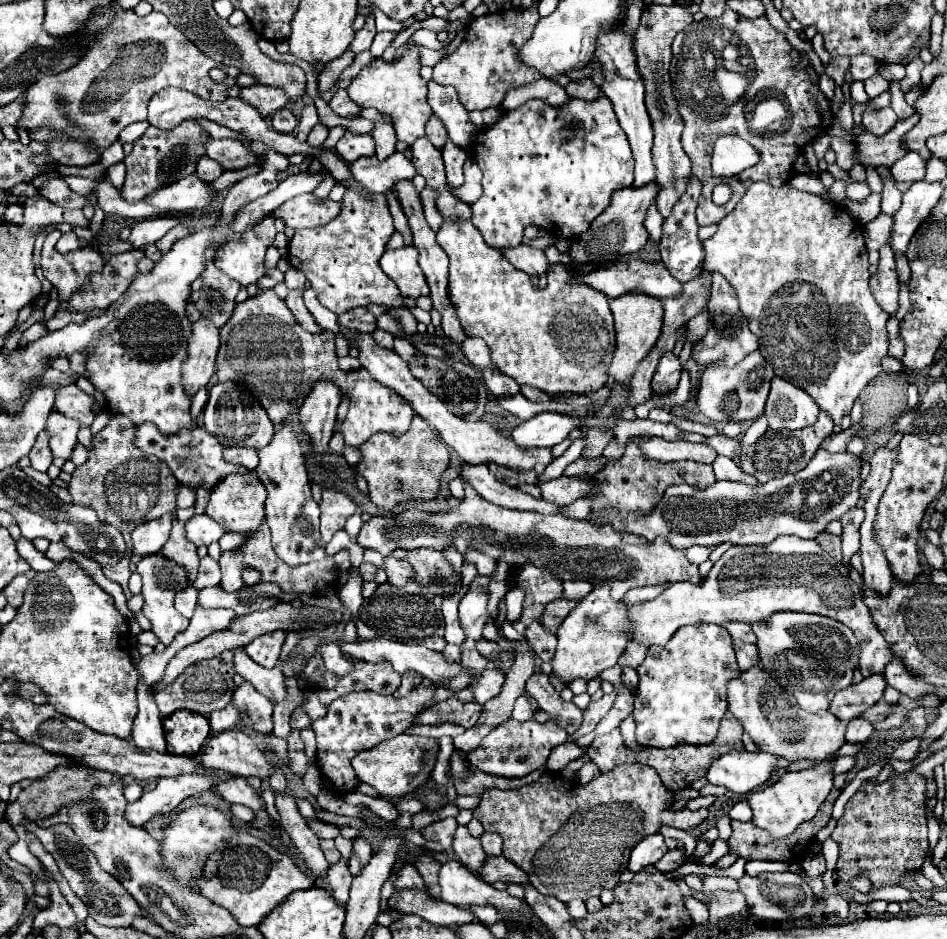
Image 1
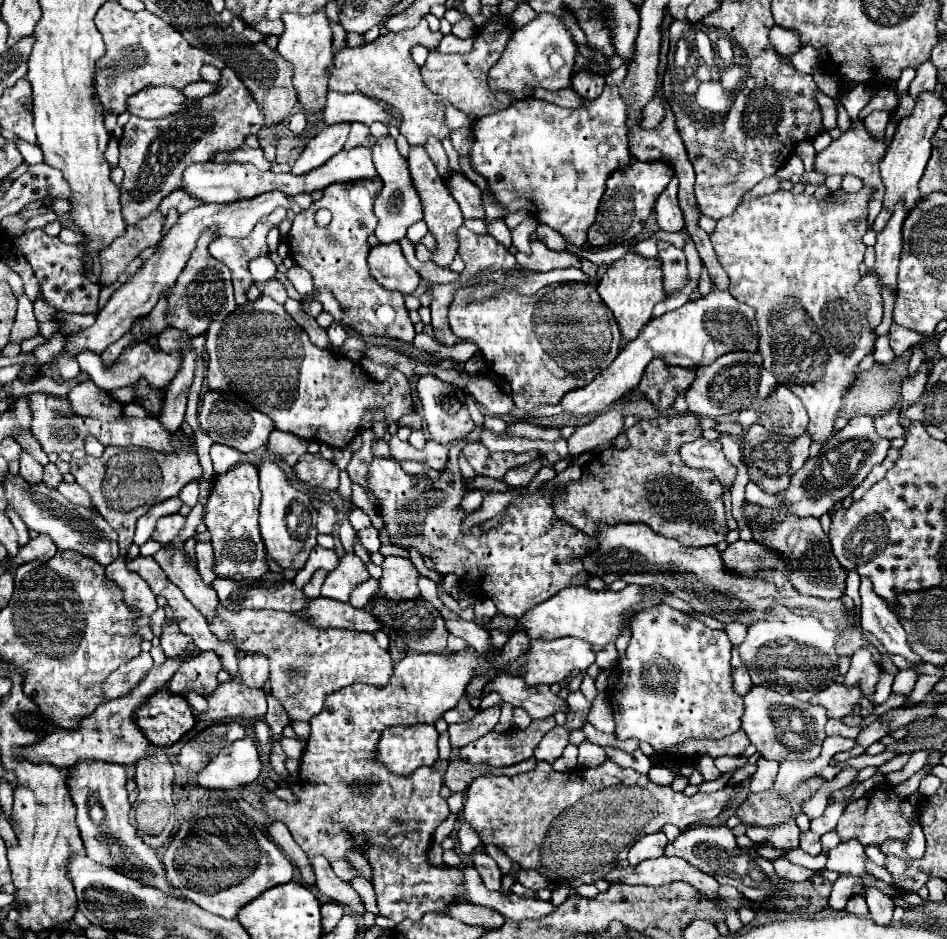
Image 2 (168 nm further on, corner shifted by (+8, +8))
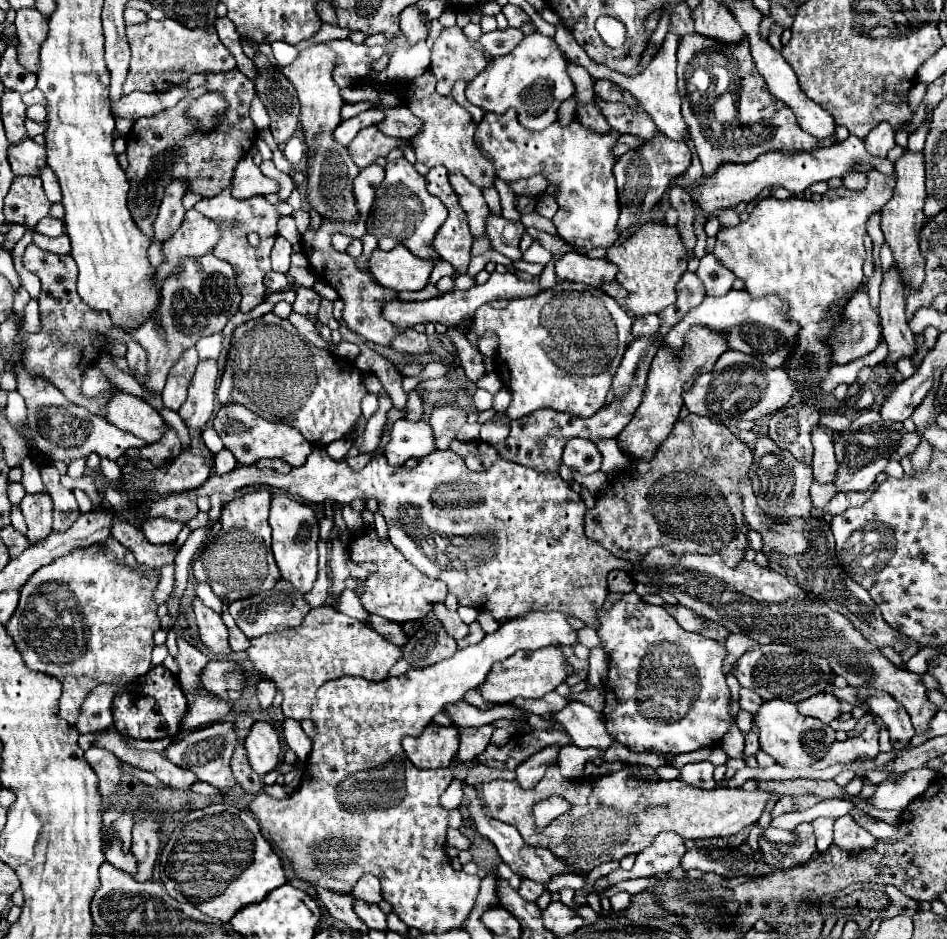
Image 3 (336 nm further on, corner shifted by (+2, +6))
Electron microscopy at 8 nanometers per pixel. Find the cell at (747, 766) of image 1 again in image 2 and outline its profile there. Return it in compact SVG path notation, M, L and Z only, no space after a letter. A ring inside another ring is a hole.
M722 756L718 760L714 760L714 766L720 770L720 772L728 772L728 770L736 770L736 768L742 768L746 764L746 758L730 758L730 756Z

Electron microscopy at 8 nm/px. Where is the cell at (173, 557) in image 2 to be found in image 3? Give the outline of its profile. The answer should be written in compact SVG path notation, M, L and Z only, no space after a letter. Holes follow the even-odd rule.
M198 596L192 600L192 608L196 614L196 624L200 628L200 638L202 642L214 652L214 654L228 654L230 644L228 644L228 628L222 622L222 616L208 608Z

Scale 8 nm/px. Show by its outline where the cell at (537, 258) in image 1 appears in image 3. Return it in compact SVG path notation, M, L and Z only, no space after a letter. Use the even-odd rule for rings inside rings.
M568 252L554 262L554 272L560 280L592 284L598 288L602 280L614 280L618 268L606 260L592 260L582 254Z

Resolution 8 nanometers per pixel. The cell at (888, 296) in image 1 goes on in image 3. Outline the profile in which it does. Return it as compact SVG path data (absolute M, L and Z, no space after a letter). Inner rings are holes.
M864 290L856 292L846 304L844 320L834 326L830 336L834 362L846 364L870 354L878 346L880 338L878 312L870 306L870 298Z

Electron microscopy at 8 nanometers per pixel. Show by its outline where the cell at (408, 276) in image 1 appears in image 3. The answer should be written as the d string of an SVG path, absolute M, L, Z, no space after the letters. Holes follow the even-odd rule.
M396 246L388 252L376 248L370 256L372 276L386 288L396 292L416 292L428 284L434 264L416 258L406 246Z

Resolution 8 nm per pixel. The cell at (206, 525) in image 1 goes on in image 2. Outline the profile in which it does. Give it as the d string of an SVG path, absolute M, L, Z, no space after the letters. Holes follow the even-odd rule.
M180 514L164 516L164 518L158 520L158 524L156 524L154 532L152 532L152 538L166 546L174 536L178 536L182 526L184 526L184 516L180 516Z

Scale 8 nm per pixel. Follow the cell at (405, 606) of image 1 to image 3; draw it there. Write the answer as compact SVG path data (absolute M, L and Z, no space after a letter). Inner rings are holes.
M430 618L420 624L420 630L414 632L410 644L404 646L402 656L408 660L412 668L424 668L444 658L450 658L456 650L456 640L448 638L444 626L436 618Z

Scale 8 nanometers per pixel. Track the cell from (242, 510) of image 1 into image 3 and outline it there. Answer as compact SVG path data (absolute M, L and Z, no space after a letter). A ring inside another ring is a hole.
M266 488L244 494L238 500L226 502L220 516L220 538L218 542L208 542L202 554L194 560L194 576L200 582L208 582L214 594L218 590L228 590L226 598L238 600L248 598L258 592L274 588L280 578L278 566L270 552L270 526L268 526L268 510L270 510L270 492Z

